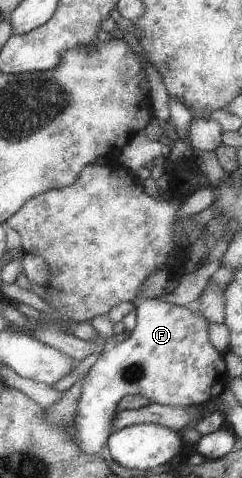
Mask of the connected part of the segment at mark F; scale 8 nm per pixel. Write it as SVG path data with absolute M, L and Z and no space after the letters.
M156 299L140 302L135 310L136 327L129 338L105 350L84 378L73 421L73 440L88 455L97 455L99 448L105 446L111 431L114 432L112 422L120 412L119 402L125 395L141 395L148 398L149 403L188 407L207 404L211 398L217 398L225 388L225 360L221 356L221 350L210 341L210 322L199 311Z

